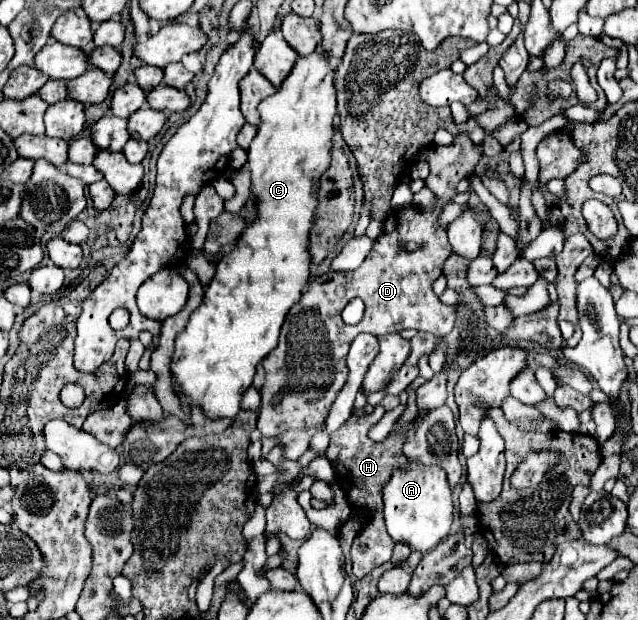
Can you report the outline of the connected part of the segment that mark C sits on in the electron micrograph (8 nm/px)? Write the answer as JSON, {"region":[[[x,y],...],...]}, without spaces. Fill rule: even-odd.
{"region":[[[317,47],[313,55],[299,57],[281,87],[259,105],[259,133],[247,151],[247,167],[253,181],[251,191],[257,201],[259,217],[241,235],[241,245],[217,263],[217,273],[205,287],[199,309],[191,313],[189,323],[175,339],[171,375],[179,389],[181,407],[187,411],[199,407],[209,419],[233,419],[241,411],[241,397],[251,387],[259,361],[277,347],[285,315],[299,301],[301,289],[307,285],[311,263],[307,241],[313,225],[313,211],[317,207],[319,179],[331,161],[333,117],[337,113],[335,93],[335,63],[331,63],[329,53]]]}

